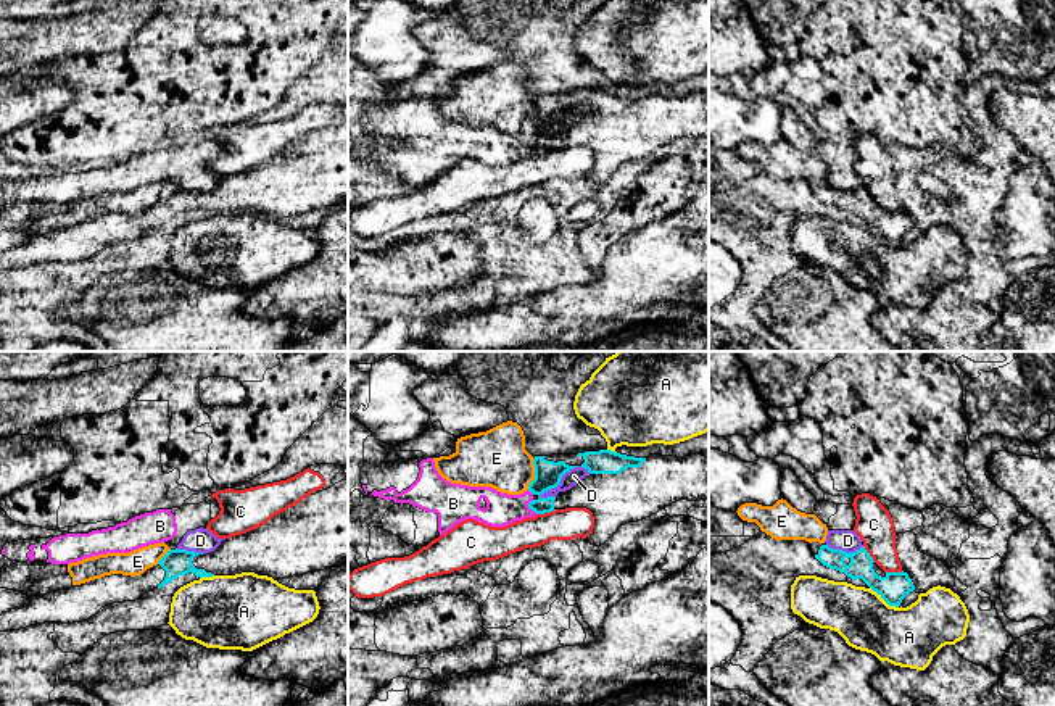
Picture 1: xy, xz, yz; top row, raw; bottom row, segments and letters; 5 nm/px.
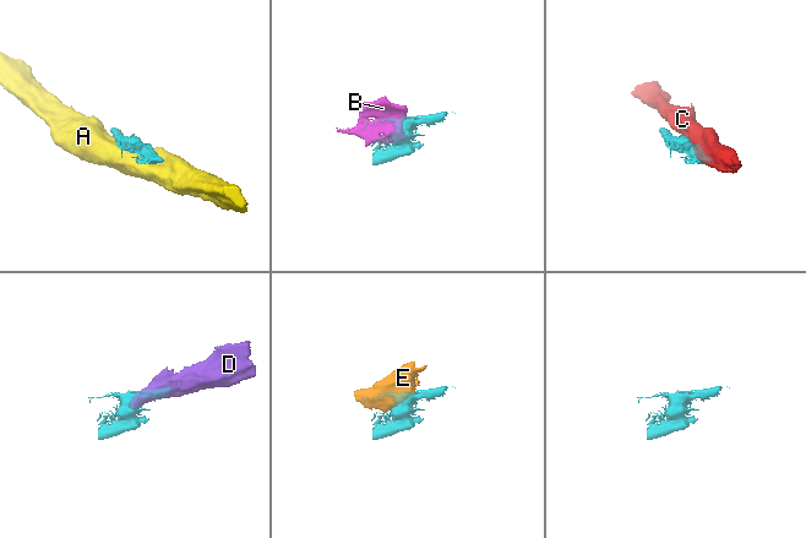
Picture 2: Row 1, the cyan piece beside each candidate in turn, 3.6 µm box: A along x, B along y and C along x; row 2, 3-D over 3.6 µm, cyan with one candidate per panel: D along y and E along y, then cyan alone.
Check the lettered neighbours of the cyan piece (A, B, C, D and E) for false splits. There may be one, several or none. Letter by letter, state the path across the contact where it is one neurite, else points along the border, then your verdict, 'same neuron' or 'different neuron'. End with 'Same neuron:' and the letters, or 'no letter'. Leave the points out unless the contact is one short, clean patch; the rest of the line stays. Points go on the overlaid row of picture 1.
A: different neuron
B: border xz (530, 500), (529, 506), (537, 513); different neuron
C: different neuron
D: different neuron
E: different neuron
Same neuron: no letter

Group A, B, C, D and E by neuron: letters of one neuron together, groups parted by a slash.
A / B D / C / E

